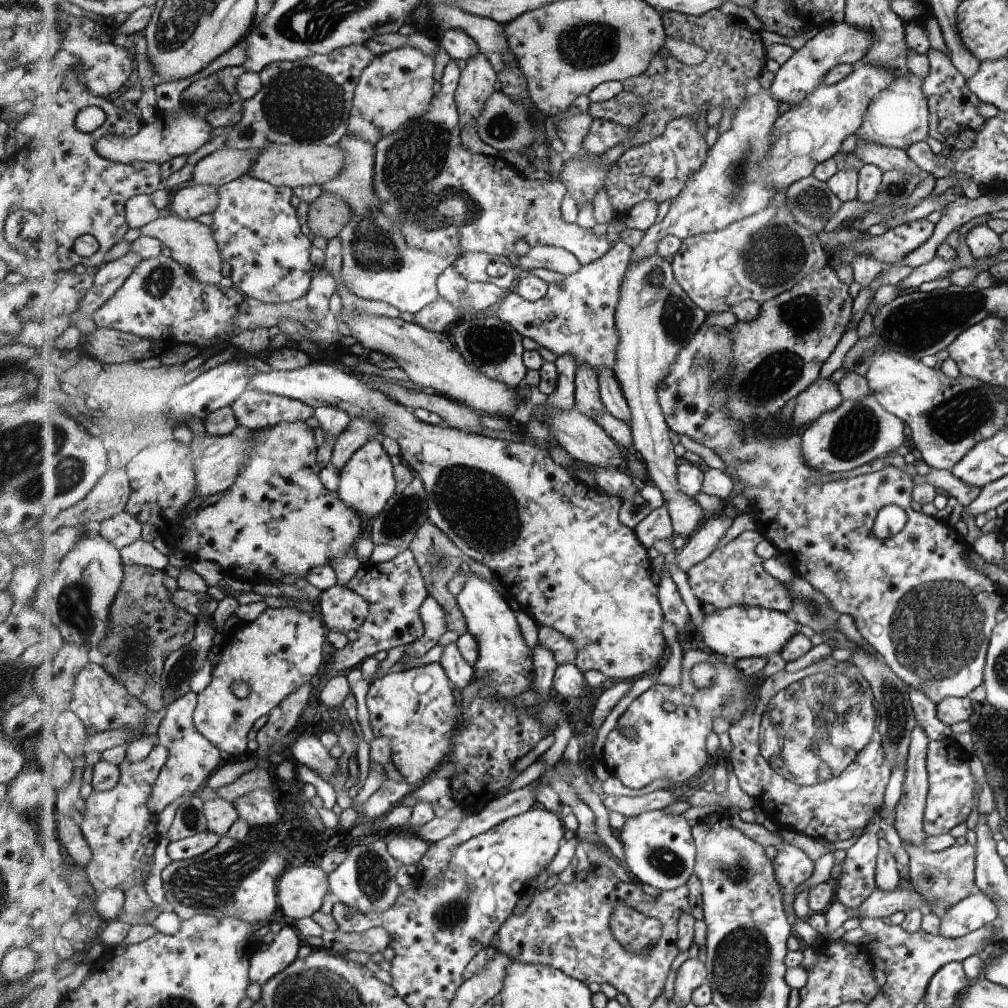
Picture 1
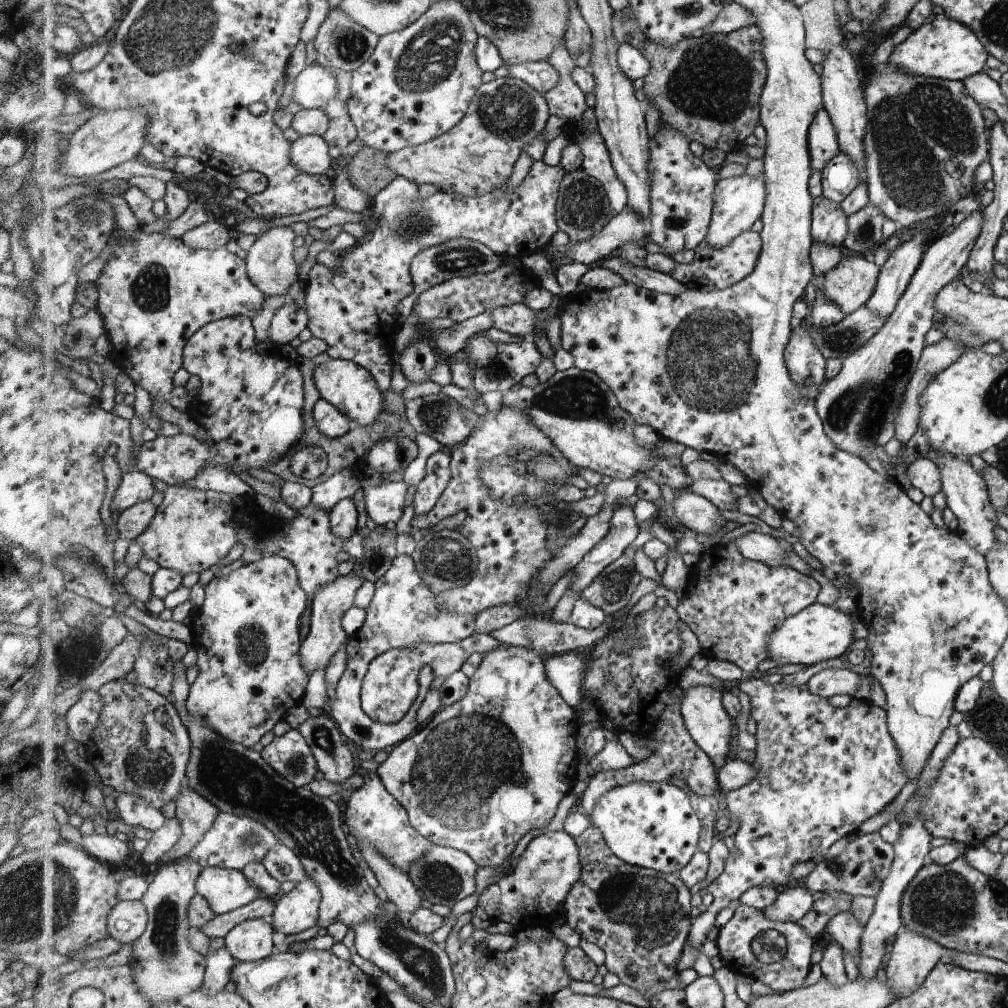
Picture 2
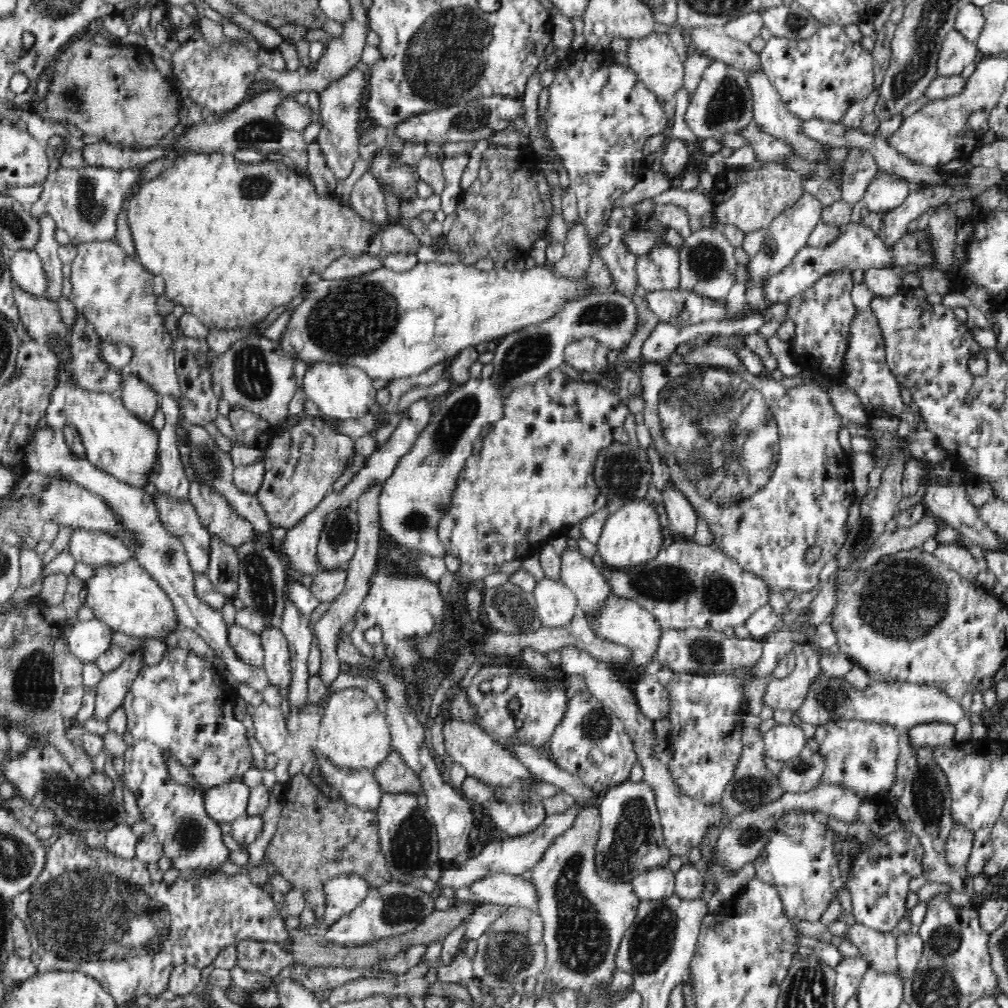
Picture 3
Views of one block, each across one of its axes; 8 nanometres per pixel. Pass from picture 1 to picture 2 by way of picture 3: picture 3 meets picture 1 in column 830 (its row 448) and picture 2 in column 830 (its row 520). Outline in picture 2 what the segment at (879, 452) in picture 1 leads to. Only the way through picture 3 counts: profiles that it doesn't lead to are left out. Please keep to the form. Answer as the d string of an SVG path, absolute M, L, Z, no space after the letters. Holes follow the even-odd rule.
M982 208L973 211L953 232L927 244L917 270L894 311L887 316L886 324L871 341L843 361L841 372L835 378L825 382L815 403L826 433L839 448L862 456L868 462L871 460L869 454L879 446L885 446L894 436L898 406L902 404L905 388L925 348L926 333L934 324L934 298L949 281L960 278L981 233L984 224L982 212Z

